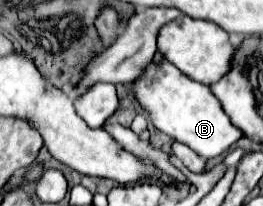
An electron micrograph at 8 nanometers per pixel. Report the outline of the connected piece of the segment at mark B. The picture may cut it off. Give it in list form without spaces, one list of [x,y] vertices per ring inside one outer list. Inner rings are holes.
[[[162,61],[160,65],[152,63],[144,77],[138,79],[132,87],[138,103],[148,111],[152,123],[176,141],[194,149],[202,159],[212,159],[226,153],[230,145],[244,137],[238,127],[232,127],[228,115],[224,115],[224,109],[212,95],[210,87],[192,81],[168,61]]]

